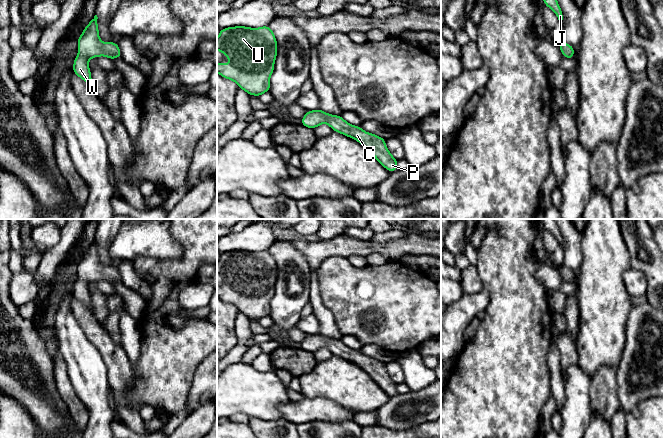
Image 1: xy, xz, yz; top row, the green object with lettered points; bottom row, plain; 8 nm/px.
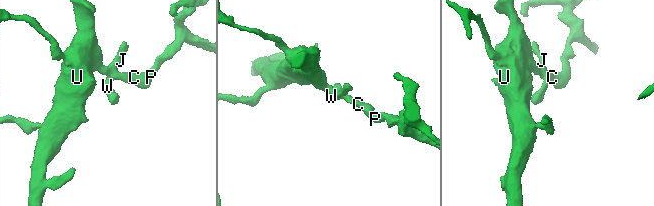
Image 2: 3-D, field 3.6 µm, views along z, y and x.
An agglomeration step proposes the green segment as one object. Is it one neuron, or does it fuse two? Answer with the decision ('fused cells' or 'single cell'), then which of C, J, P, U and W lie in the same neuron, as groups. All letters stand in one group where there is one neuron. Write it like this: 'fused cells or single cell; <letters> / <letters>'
single cell; C J P U W

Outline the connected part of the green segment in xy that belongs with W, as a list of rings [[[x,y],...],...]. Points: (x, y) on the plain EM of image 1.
[[[97,239],[85,251],[78,262],[78,280],[74,284],[73,295],[93,312],[88,286],[91,282],[106,280],[110,283],[121,281],[117,267],[102,266],[99,262]]]

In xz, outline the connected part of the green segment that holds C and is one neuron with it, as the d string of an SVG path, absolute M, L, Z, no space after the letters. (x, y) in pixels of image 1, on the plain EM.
M321 333L308 335L302 342L302 349L310 353L326 347L333 355L355 363L361 367L389 396L397 394L397 384L388 375L385 363L353 350L341 340L331 339Z

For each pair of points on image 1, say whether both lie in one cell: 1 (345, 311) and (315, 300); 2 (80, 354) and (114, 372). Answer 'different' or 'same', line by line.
1: different
2: different

